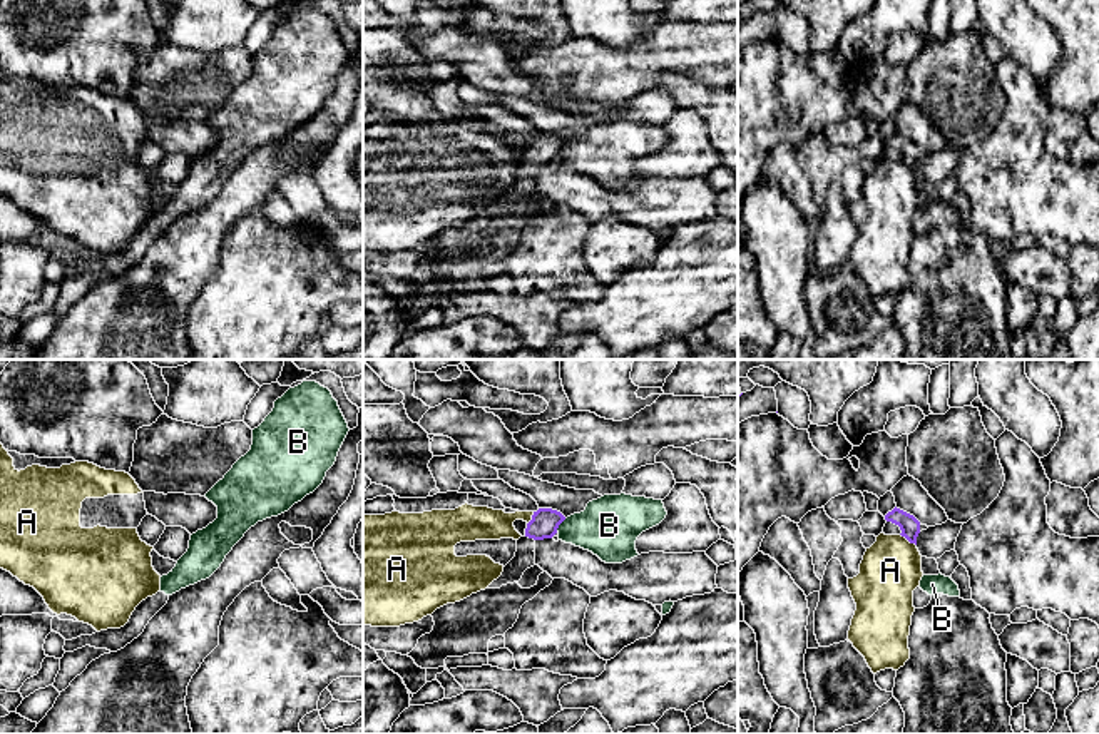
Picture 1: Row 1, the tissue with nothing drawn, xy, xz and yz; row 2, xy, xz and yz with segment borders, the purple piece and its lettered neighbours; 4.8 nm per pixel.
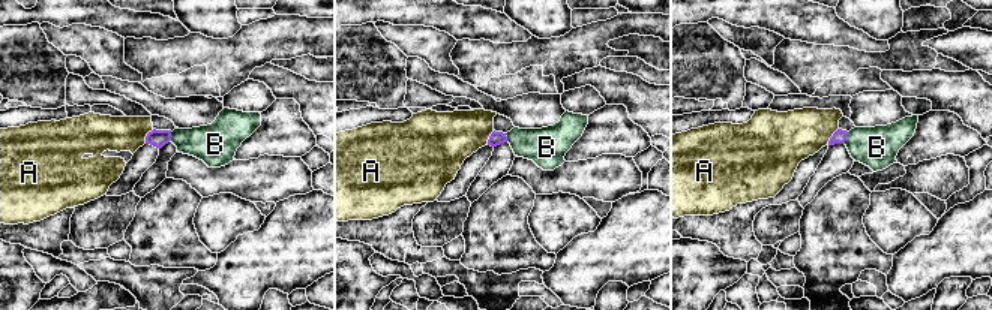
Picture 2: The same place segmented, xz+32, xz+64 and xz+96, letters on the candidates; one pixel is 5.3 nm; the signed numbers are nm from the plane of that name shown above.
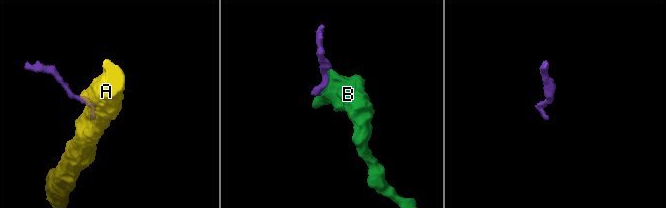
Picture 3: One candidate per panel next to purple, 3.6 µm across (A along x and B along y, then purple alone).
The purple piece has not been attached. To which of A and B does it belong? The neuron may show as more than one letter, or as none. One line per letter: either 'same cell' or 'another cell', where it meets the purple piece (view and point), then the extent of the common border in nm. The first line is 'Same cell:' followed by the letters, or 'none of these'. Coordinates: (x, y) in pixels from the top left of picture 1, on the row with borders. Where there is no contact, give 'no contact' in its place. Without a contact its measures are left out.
Same cell: none of these
A: another cell; meets purple in yz at (909, 540); contact 100 nm long
B: another cell; meets purple in xz at (559, 524); contact 80 nm long

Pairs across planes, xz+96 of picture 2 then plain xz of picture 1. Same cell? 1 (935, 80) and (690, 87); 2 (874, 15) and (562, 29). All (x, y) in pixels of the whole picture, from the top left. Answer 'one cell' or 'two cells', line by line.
1: one cell
2: two cells

